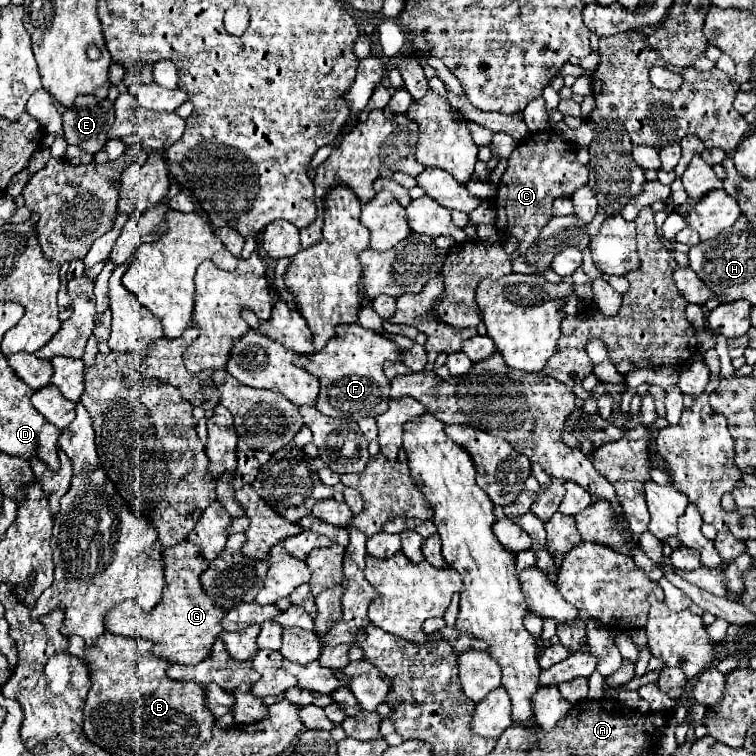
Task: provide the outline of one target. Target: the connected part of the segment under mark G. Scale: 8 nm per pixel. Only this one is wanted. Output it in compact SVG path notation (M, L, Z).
M184 541L162 552L164 567L164 588L162 601L150 611L144 613L134 601L124 601L116 605L106 617L108 633L148 639L154 643L154 653L168 657L172 663L196 665L208 657L212 645L222 633L224 611L204 593L200 585L200 573L208 567L208 561L200 553L200 545Z

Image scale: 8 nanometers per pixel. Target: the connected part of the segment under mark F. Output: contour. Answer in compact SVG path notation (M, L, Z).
M340 325L338 335L326 343L324 351L296 359L296 365L320 379L320 397L316 409L330 417L378 417L388 409L390 379L382 373L386 361L400 361L400 349L392 339L360 325Z

